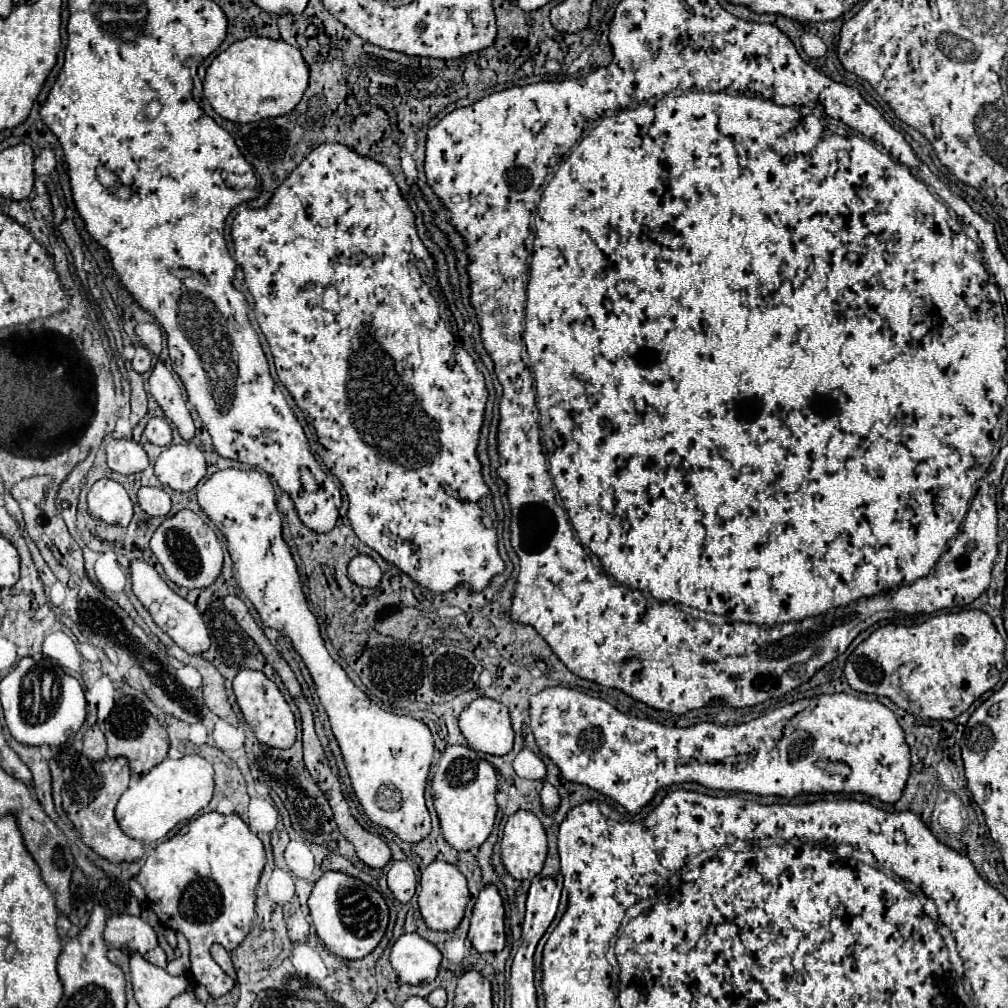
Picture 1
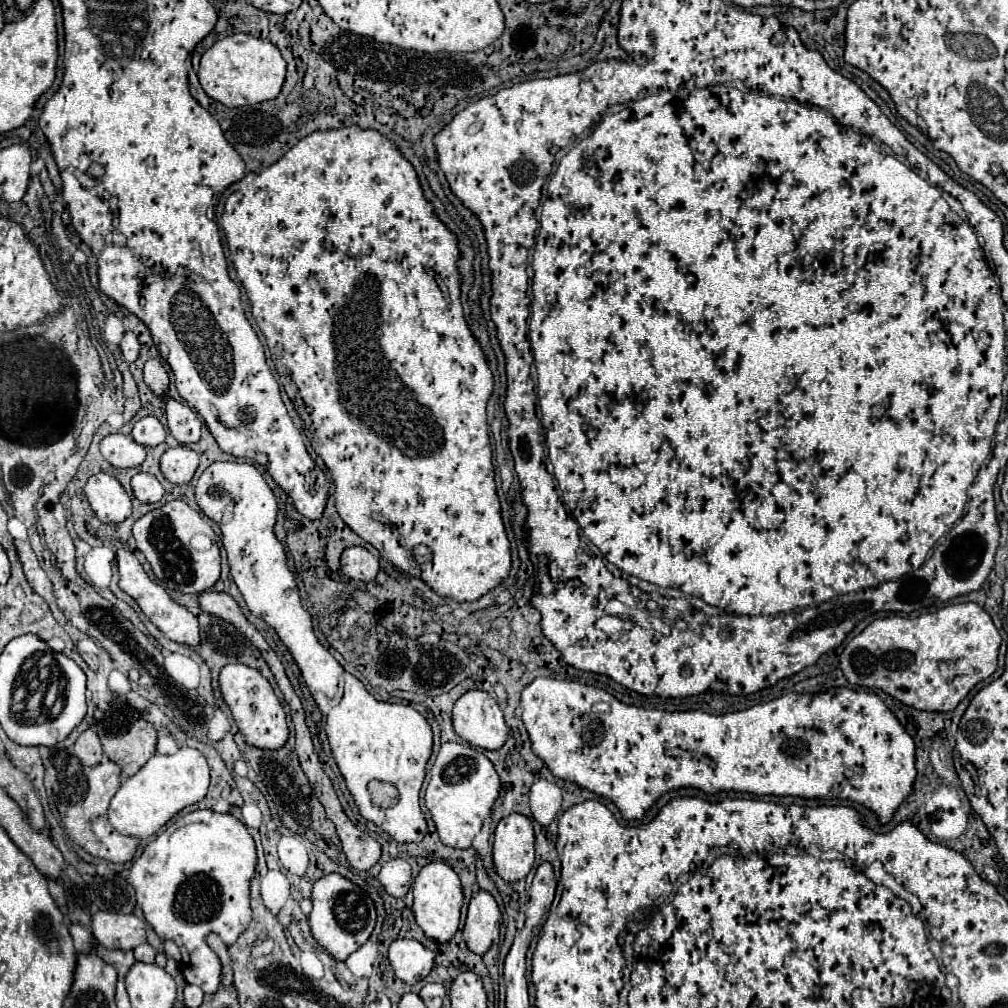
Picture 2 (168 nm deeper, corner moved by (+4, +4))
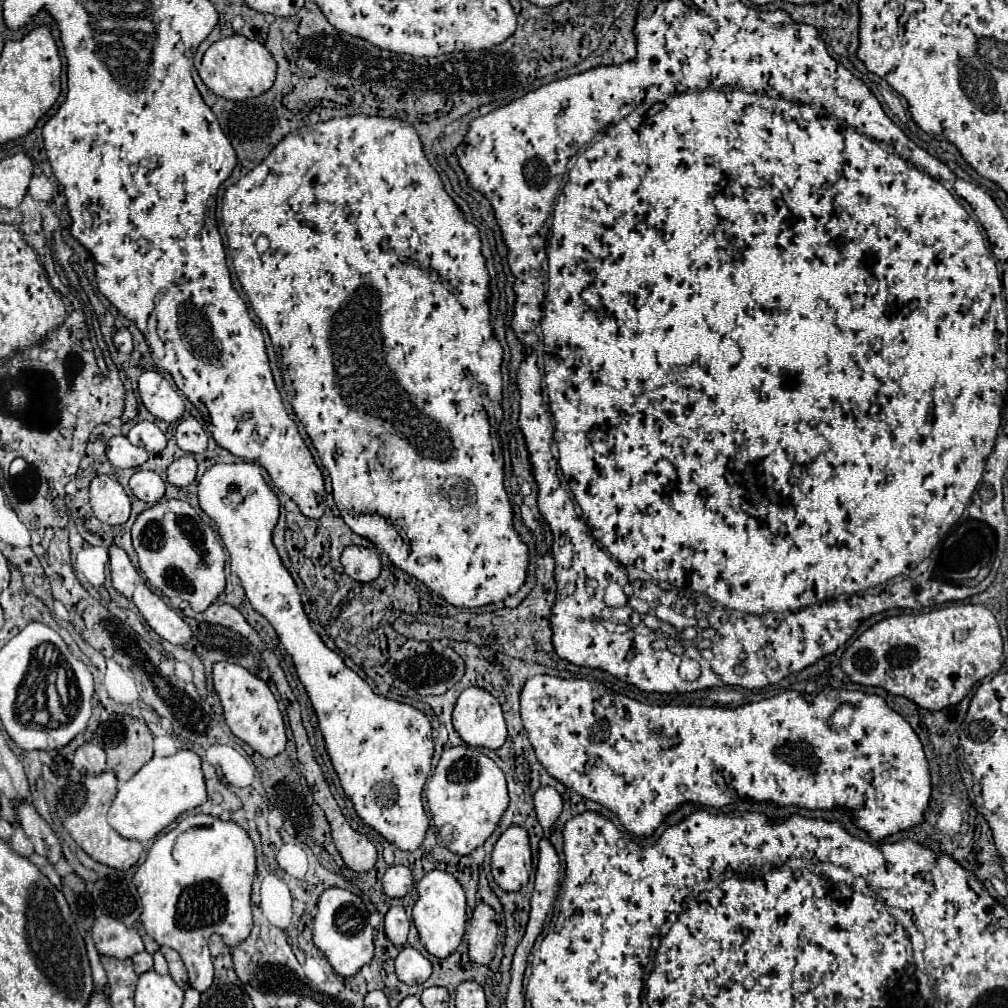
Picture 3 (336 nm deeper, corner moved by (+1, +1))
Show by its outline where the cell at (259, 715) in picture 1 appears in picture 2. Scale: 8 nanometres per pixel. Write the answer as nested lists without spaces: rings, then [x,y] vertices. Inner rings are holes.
[[[228,664],[220,670],[218,684],[220,684],[222,698],[228,704],[232,718],[238,724],[238,730],[246,744],[264,748],[264,750],[276,750],[286,744],[286,740],[288,740],[286,712],[284,712],[278,696],[274,694],[270,682],[258,670],[254,670],[246,664]]]

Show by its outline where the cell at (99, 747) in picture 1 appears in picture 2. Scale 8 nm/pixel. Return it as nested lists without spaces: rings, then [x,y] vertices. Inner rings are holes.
[[[92,728],[82,732],[74,744],[74,754],[84,766],[96,766],[102,760],[102,746]]]

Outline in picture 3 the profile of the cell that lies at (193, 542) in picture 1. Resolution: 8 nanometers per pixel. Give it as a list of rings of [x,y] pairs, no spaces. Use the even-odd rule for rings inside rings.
[[[167,499],[145,509],[133,523],[131,535],[141,571],[165,597],[179,597],[189,601],[195,611],[205,611],[223,593],[223,545],[213,527],[187,501]]]

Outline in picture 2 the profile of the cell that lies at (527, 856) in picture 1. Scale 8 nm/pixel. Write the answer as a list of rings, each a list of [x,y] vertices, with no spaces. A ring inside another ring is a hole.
[[[522,814],[502,818],[494,830],[494,870],[506,882],[528,876],[534,864],[534,828]]]

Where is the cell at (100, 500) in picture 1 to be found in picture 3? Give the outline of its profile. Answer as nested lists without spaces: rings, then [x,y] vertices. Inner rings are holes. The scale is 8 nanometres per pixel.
[[[99,475],[91,481],[93,515],[107,525],[123,525],[131,513],[131,501],[115,479]]]

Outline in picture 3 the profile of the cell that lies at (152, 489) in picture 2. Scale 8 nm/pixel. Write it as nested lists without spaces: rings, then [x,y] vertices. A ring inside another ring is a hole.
[[[137,471],[131,477],[129,487],[137,499],[151,505],[155,505],[165,495],[165,483],[155,471]]]

